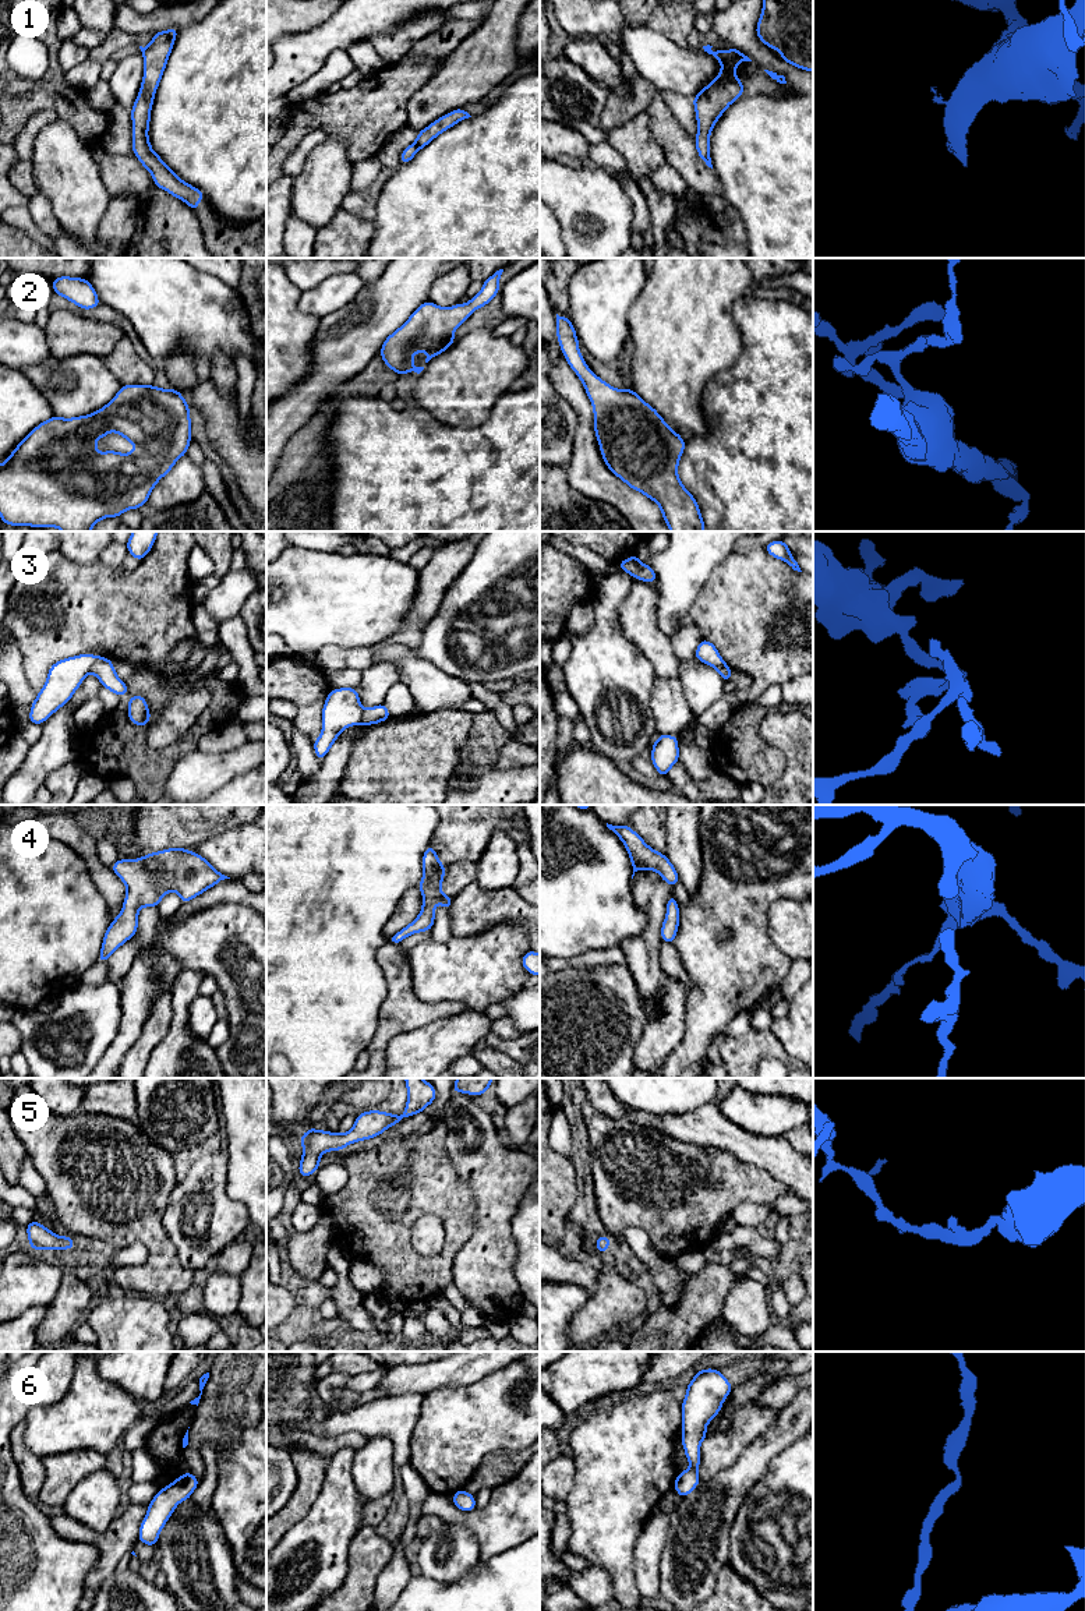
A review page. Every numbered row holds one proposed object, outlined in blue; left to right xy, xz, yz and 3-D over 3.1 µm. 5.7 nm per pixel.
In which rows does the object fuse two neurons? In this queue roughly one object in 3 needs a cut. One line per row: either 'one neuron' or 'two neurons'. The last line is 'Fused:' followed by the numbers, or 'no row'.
1: one neuron
2: one neuron
3: two neurons
4: one neuron
5: one neuron
6: one neuron
Fused: 3

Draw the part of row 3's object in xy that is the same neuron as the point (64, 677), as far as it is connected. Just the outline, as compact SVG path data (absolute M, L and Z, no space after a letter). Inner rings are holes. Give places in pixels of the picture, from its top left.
M78 654L54 663L31 704L29 723L40 725L70 702L98 658L100 657L95 654Z

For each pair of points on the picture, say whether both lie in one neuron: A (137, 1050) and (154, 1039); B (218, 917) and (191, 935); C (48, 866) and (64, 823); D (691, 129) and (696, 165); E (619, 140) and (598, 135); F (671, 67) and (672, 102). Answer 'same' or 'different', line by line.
A: same
B: same
C: different
D: different
E: different
F: different

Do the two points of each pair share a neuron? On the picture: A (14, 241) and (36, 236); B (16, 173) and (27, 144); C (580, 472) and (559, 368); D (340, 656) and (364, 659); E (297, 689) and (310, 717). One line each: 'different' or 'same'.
A: different
B: different
C: same
D: same
E: same

